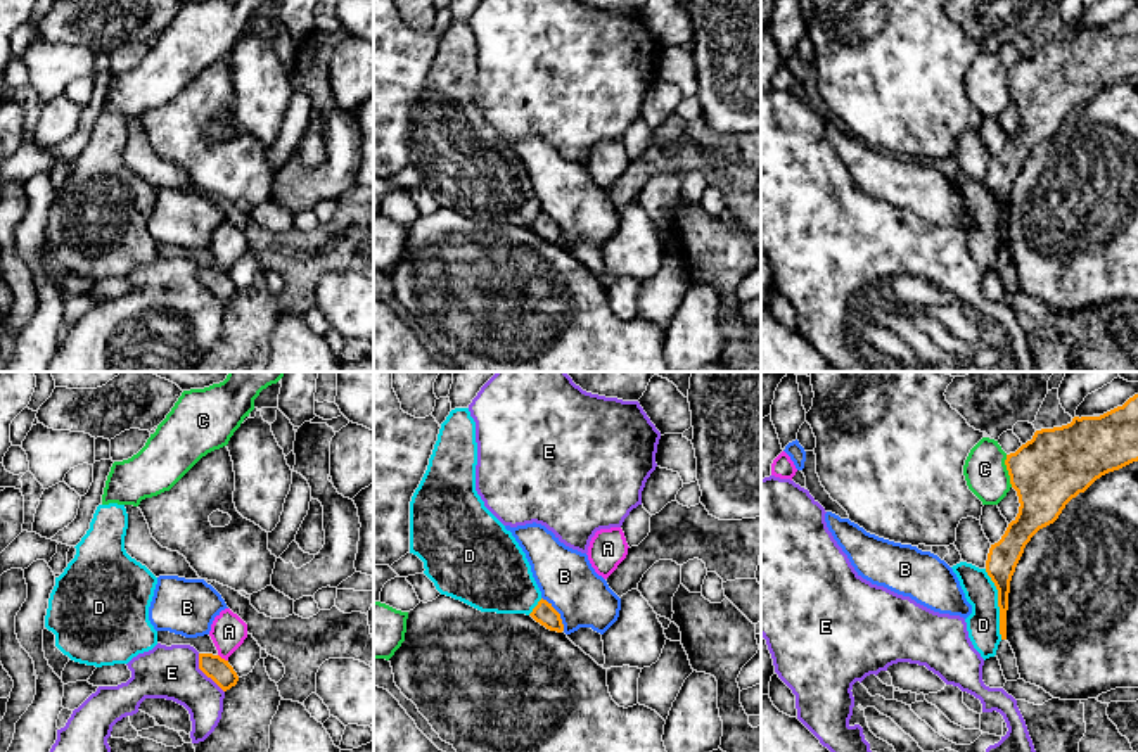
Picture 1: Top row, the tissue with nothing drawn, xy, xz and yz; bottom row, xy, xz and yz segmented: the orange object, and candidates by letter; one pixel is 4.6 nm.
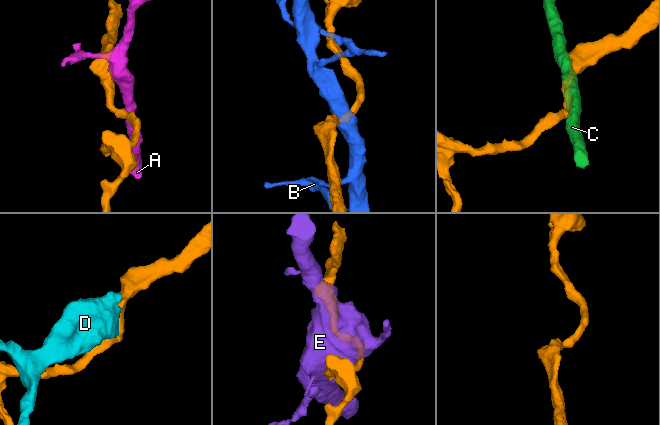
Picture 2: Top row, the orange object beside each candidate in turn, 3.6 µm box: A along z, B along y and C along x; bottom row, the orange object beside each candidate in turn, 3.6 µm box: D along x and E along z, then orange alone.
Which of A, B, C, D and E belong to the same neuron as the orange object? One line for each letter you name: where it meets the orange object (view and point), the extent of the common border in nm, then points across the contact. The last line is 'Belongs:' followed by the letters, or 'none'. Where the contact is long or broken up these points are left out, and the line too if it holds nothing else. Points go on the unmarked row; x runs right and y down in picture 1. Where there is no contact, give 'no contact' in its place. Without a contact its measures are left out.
D: meets orange in yz at (998, 216); contact 340 nm long
Belongs: D

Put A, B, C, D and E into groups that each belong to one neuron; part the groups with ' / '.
A / B / C / D / E

